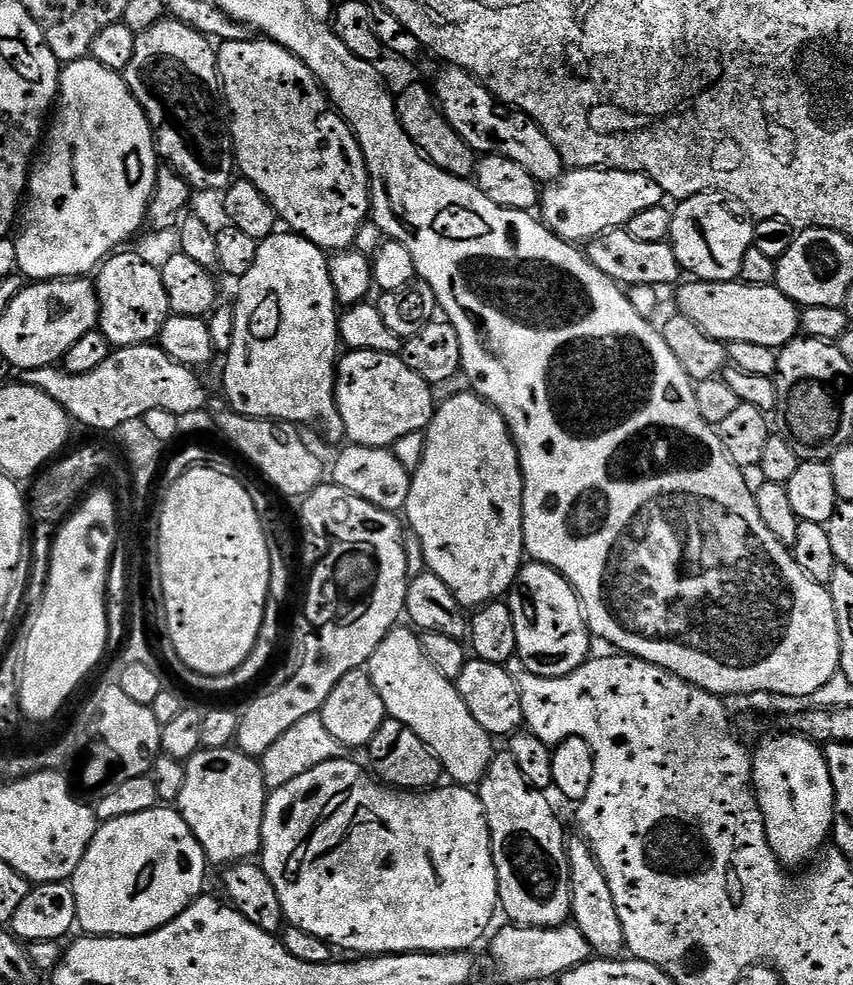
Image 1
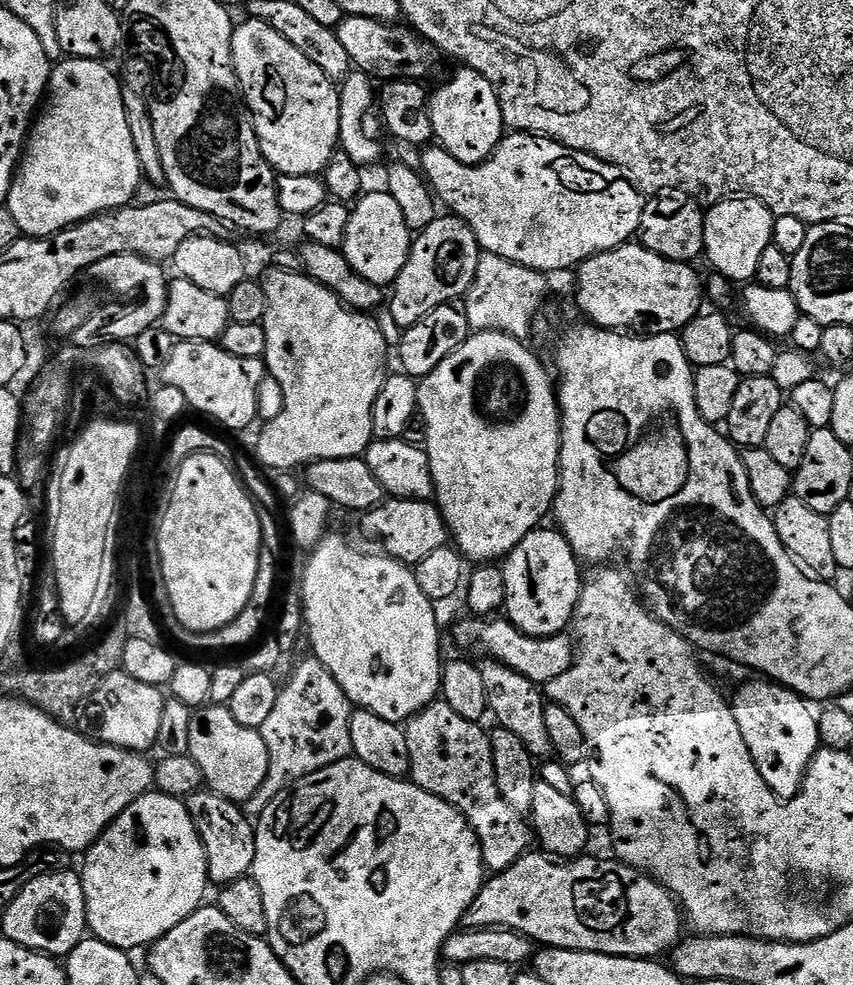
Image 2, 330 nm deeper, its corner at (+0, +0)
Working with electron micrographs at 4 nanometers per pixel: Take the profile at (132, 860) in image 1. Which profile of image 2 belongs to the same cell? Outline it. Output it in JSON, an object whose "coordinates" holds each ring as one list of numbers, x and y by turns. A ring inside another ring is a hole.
{"coordinates":[[155,790,139,796,117,816,88,849,83,860,80,881,84,883,86,894,88,932,115,948,133,950,150,946,198,911,205,903,204,891,210,888,206,850,190,818,187,803,179,796,167,796]]}

